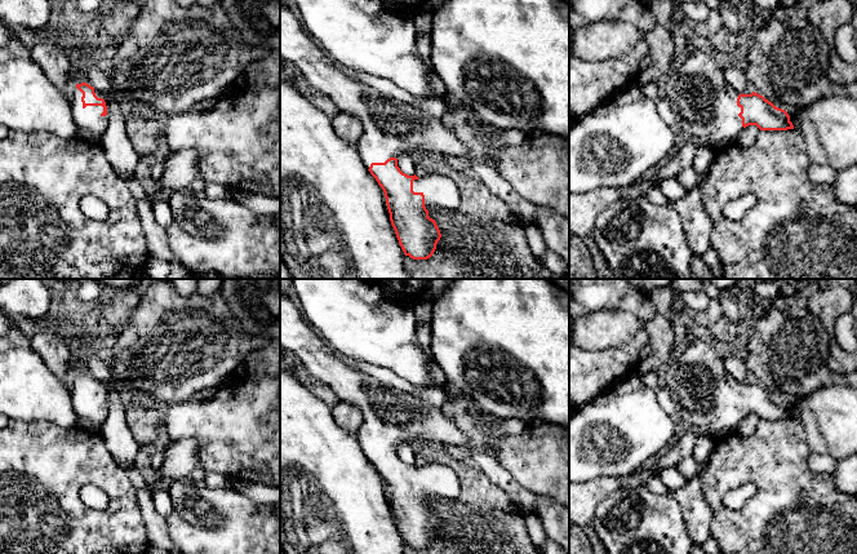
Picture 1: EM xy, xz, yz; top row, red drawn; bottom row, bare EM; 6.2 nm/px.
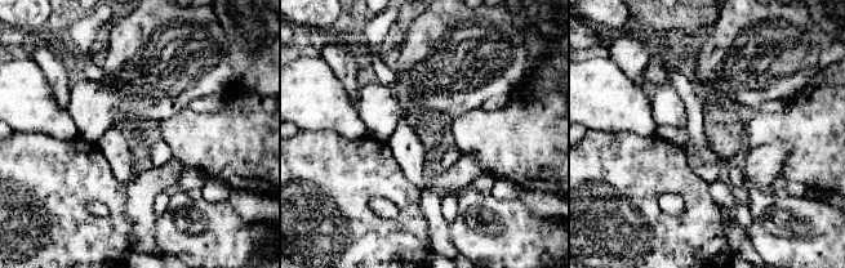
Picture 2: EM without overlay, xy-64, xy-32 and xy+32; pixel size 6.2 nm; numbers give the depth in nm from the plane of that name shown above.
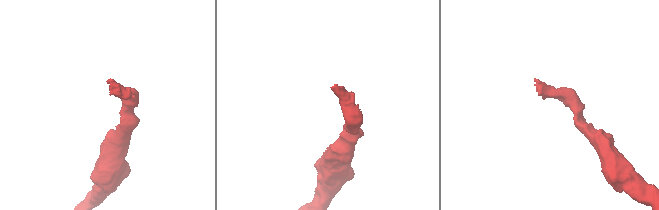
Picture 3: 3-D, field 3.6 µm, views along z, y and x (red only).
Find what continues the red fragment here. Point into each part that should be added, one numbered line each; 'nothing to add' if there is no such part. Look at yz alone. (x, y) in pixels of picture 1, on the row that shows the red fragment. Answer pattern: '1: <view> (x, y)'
1: yz (696, 89)

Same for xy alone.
1: xy (169, 58)

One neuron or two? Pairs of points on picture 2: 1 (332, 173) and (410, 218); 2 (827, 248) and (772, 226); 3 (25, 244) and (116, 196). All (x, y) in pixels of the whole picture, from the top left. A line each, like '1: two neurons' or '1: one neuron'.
1: one neuron
2: one neuron
3: one neuron

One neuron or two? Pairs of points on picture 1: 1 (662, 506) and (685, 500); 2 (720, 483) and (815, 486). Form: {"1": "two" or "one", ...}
{"1": "two", "2": "one"}

